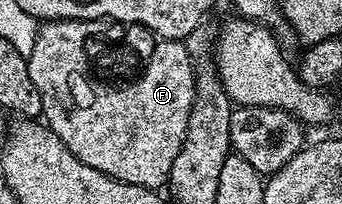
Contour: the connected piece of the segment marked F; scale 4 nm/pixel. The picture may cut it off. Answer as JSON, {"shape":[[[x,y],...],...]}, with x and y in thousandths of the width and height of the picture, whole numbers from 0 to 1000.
{"shape":[[[196,103],[132,108],[105,157],[99,240],[76,284],[88,382],[123,475],[126,598],[187,696],[193,730],[205,730],[228,789],[263,809],[263,828],[287,828],[298,853],[380,907],[477,922],[500,848],[500,809],[532,730],[570,485],[564,294],[544,230],[529,196],[480,191],[480,230],[456,250],[456,289],[444,289],[444,328],[433,328],[433,368],[421,368],[421,407],[398,407],[398,426],[374,426],[374,446],[316,446],[316,426],[281,426],[281,407],[246,387],[234,191],[246,191],[246,152],[205,127]]]}

